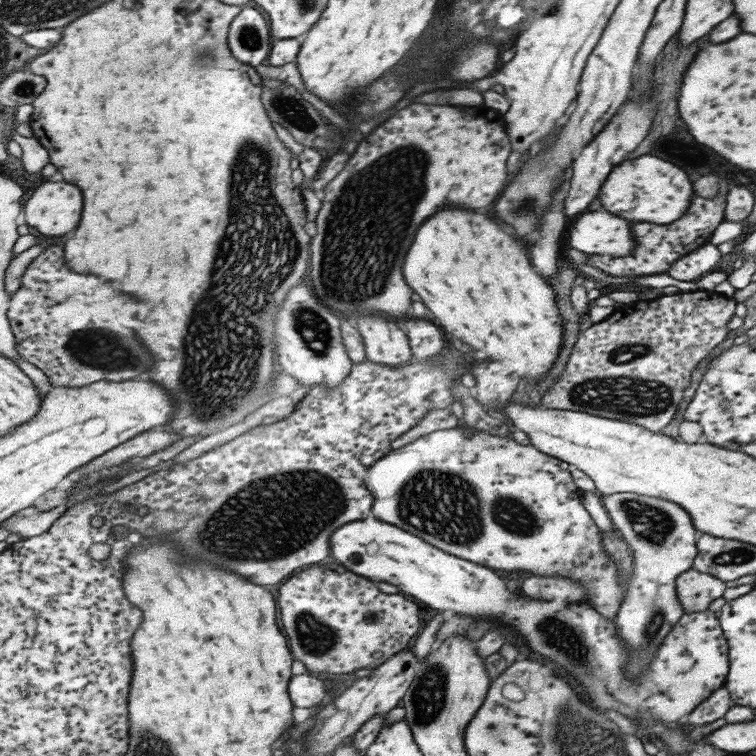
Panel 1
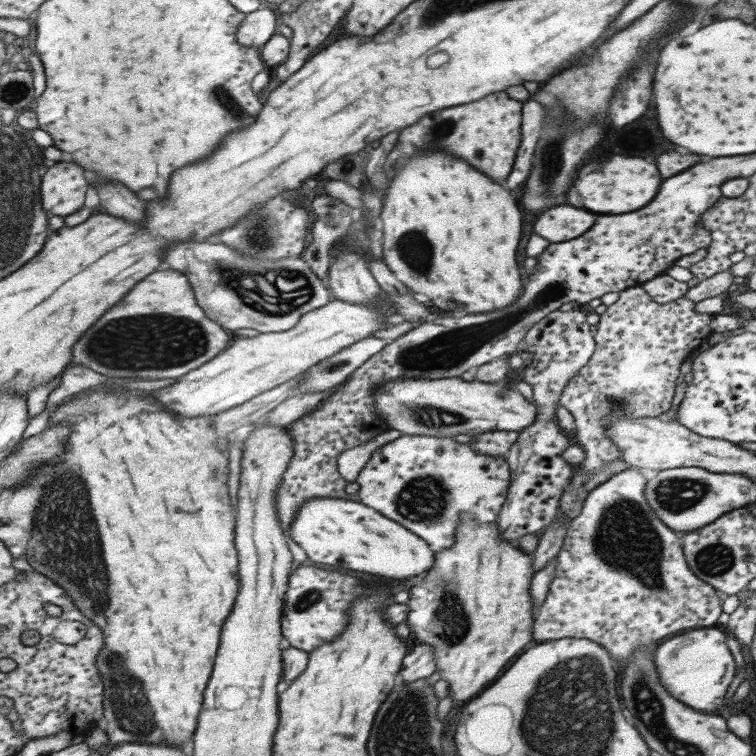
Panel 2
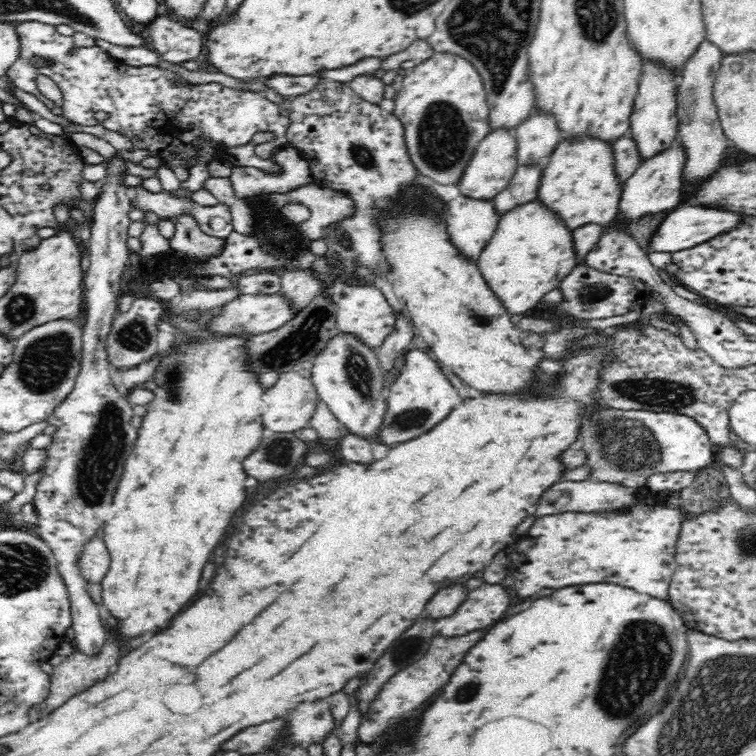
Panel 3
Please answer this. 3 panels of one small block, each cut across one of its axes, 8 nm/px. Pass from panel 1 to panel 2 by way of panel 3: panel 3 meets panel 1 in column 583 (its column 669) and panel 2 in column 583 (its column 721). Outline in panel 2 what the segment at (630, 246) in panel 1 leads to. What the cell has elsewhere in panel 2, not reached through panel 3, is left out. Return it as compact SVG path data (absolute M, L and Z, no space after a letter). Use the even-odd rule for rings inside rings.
M559 206L551 212L547 210L535 224L535 232L551 243L563 243L585 235L595 222L595 214L575 208Z

